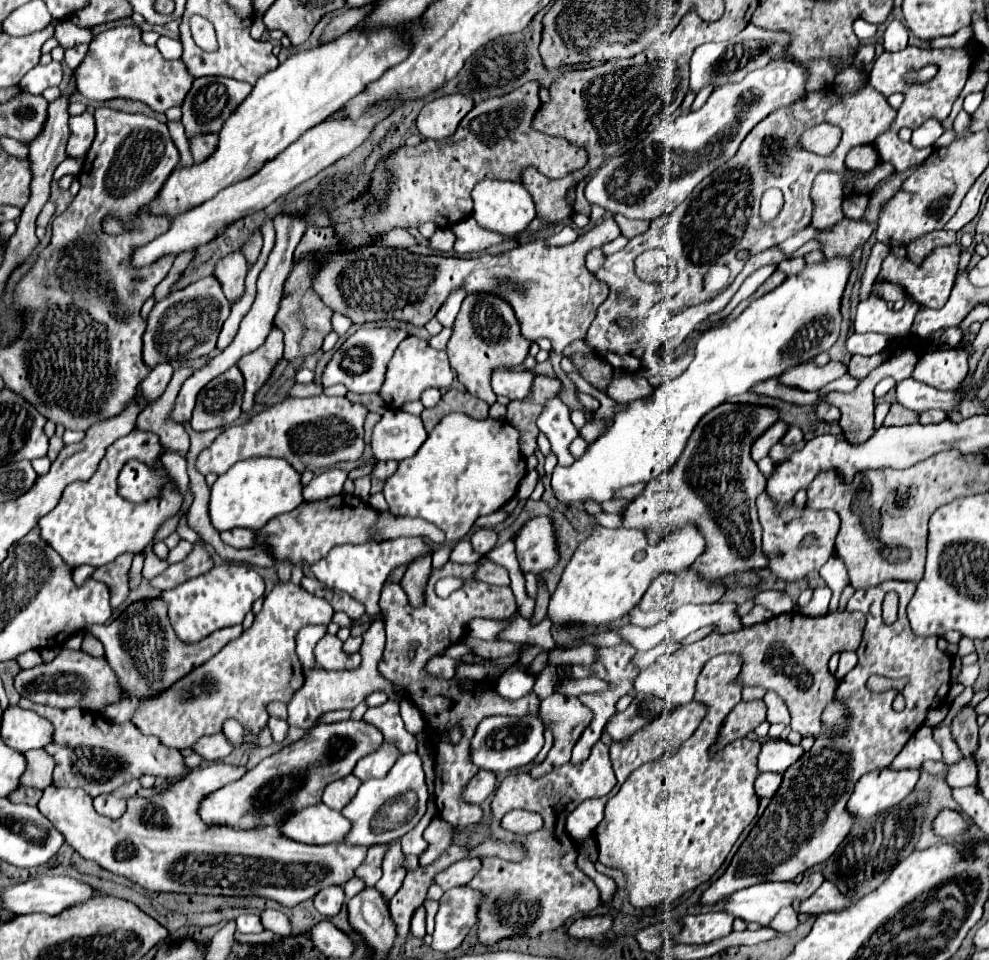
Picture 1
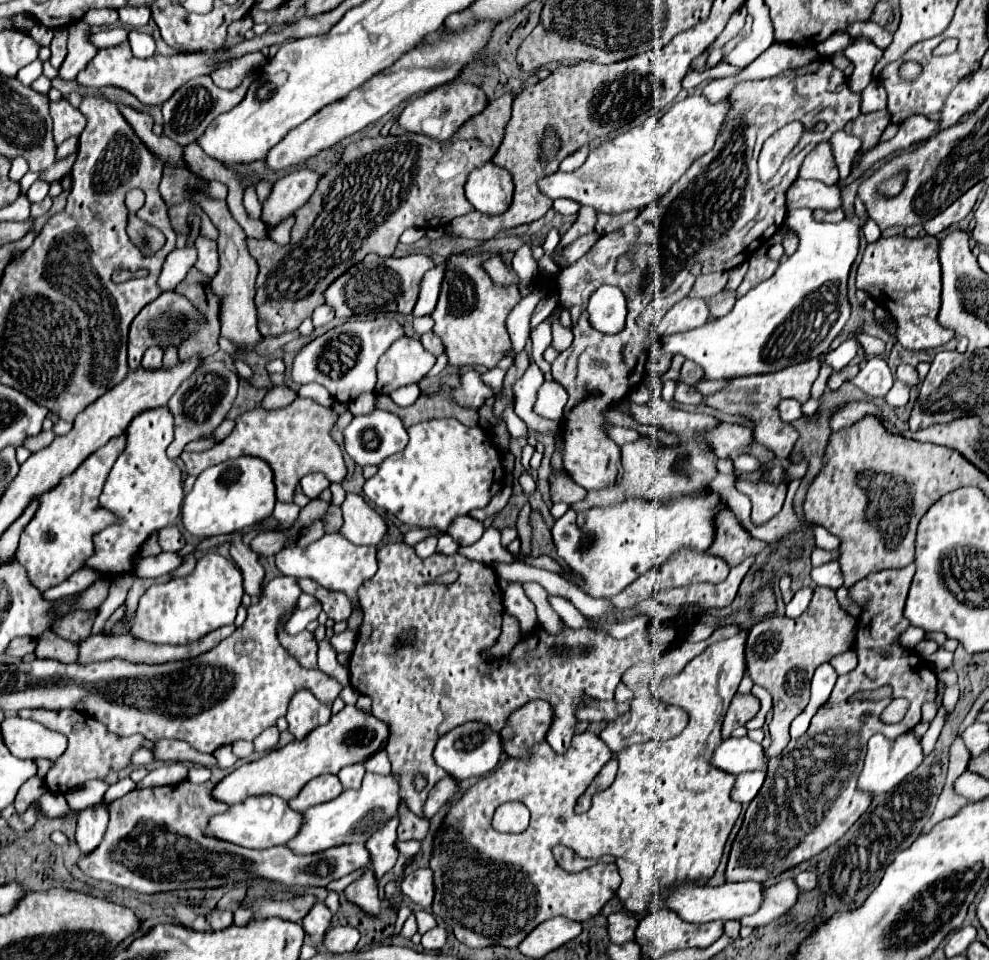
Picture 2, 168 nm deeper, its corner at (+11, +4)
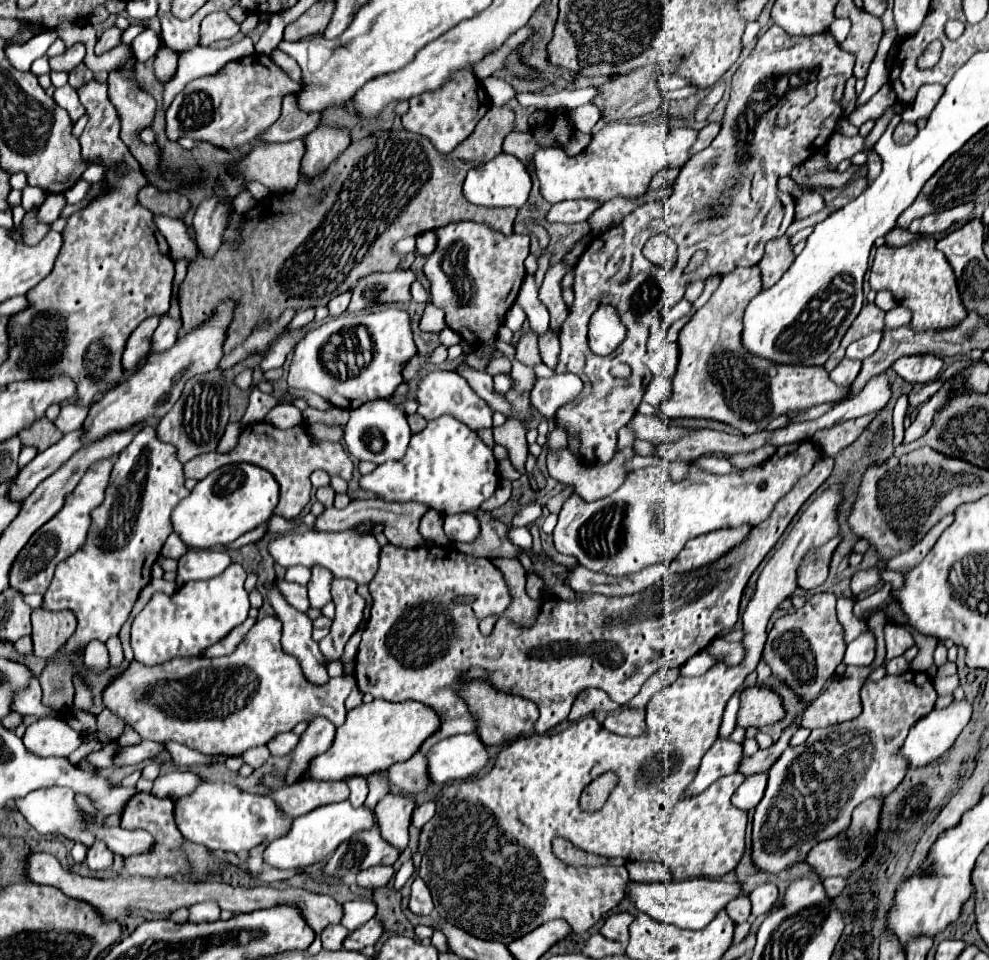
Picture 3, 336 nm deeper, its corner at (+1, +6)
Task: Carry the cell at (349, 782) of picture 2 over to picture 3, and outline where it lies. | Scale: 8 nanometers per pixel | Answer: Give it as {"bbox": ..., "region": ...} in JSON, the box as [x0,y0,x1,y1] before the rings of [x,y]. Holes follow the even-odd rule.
{"bbox":[347,776,367,808],"region":[[[353,776],[353,778],[349,778],[347,780],[347,784],[349,784],[349,790],[351,790],[351,796],[349,796],[349,802],[355,806],[355,808],[359,808],[363,802],[365,802],[365,798],[367,798],[367,782],[361,778],[361,776]]]}

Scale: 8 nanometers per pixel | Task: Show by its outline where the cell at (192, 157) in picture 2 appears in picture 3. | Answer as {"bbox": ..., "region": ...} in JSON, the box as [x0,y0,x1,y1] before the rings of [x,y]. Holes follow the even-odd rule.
{"bbox":[239,138,303,192],"region":[[[303,138],[285,144],[263,144],[241,162],[239,170],[247,182],[257,180],[271,192],[287,192],[297,186],[303,152]]]}

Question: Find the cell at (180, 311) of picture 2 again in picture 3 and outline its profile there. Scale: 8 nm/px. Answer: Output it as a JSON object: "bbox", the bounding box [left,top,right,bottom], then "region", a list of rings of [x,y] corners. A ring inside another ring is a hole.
{"bbox":[123,316,159,370],"region":[[[153,316],[153,318],[143,320],[143,324],[139,324],[139,328],[135,328],[135,332],[131,332],[131,336],[127,338],[125,350],[123,350],[123,368],[125,370],[135,368],[135,364],[139,364],[139,360],[145,358],[145,352],[149,348],[147,344],[149,344],[157,324],[159,324],[159,316]]]}

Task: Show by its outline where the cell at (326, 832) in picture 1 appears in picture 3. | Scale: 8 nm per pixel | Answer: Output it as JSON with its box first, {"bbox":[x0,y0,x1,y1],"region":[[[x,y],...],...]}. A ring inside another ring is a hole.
{"bbox":[175,782,291,852],"region":[[[203,782],[191,794],[175,800],[175,824],[183,838],[209,850],[247,852],[265,840],[275,840],[291,828],[291,818],[277,810],[269,796],[249,794],[227,782]]]}

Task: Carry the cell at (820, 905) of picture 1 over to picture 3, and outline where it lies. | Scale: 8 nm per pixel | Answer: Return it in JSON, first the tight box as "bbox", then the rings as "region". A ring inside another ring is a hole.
{"bbox":[749,884,777,916],"region":[[[775,884],[757,886],[749,894],[749,900],[751,900],[751,906],[753,906],[753,916],[769,914],[773,910],[773,906],[777,904],[777,886]]]}

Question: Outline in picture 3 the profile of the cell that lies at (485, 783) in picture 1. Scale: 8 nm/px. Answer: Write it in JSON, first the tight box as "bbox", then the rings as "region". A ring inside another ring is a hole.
{"bbox":[411,802,435,828],"region":[[[425,802],[425,804],[421,804],[421,806],[417,806],[413,810],[411,824],[417,826],[417,828],[423,828],[423,824],[427,824],[433,816],[435,816],[435,804],[433,802]]]}

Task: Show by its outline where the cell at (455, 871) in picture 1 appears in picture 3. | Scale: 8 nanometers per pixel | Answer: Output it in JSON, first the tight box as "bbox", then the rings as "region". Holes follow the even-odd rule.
{"bbox":[409,878,433,916],"region":[[[421,878],[413,880],[411,896],[409,896],[409,910],[413,914],[421,914],[421,916],[431,914],[431,910],[433,910],[433,900],[431,900],[429,888],[425,886],[425,882]]]}

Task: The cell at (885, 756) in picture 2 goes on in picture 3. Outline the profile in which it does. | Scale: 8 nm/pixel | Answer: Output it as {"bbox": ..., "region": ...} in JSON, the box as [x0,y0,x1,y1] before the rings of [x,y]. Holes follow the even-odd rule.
{"bbox":[901,700,971,768],"region":[[[953,700],[947,708],[939,710],[935,708],[931,714],[927,714],[923,720],[919,720],[917,724],[911,726],[909,736],[901,748],[901,756],[909,762],[909,768],[919,768],[919,766],[927,766],[929,762],[937,760],[939,756],[943,756],[943,752],[947,752],[951,748],[951,744],[955,742],[955,738],[961,734],[961,730],[967,726],[969,718],[971,718],[971,704],[967,700]]]}

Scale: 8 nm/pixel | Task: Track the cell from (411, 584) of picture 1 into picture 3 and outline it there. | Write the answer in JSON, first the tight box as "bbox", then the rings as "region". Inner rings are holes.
{"bbox":[419,512,449,546],"region":[[[427,512],[423,518],[421,518],[421,526],[419,526],[419,532],[425,540],[433,540],[435,544],[439,546],[447,546],[449,540],[443,532],[443,516],[439,516],[439,512]]]}

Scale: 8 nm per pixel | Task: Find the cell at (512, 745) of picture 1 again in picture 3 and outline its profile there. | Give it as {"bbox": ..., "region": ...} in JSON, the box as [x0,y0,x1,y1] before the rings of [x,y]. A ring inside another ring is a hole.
{"bbox":[427,734,489,784],"region":[[[457,734],[439,740],[427,752],[427,770],[433,784],[445,784],[475,776],[489,756],[477,734]]]}

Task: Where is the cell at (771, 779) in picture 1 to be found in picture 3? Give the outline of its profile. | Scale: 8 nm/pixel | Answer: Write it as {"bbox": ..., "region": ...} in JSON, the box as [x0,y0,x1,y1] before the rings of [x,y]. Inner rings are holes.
{"bbox":[733,774,767,810],"region":[[[753,774],[753,776],[747,776],[745,782],[735,790],[733,794],[733,804],[735,808],[739,810],[753,810],[759,800],[763,798],[763,792],[765,792],[765,786],[767,786],[767,774]]]}

